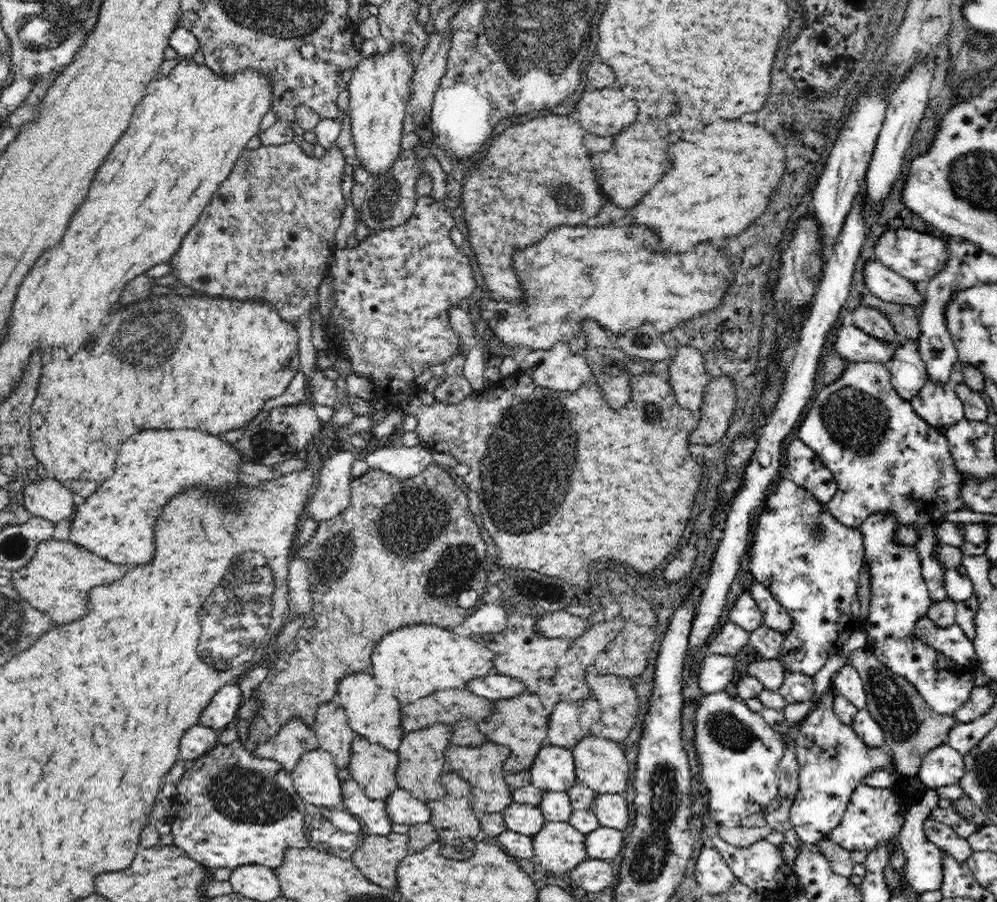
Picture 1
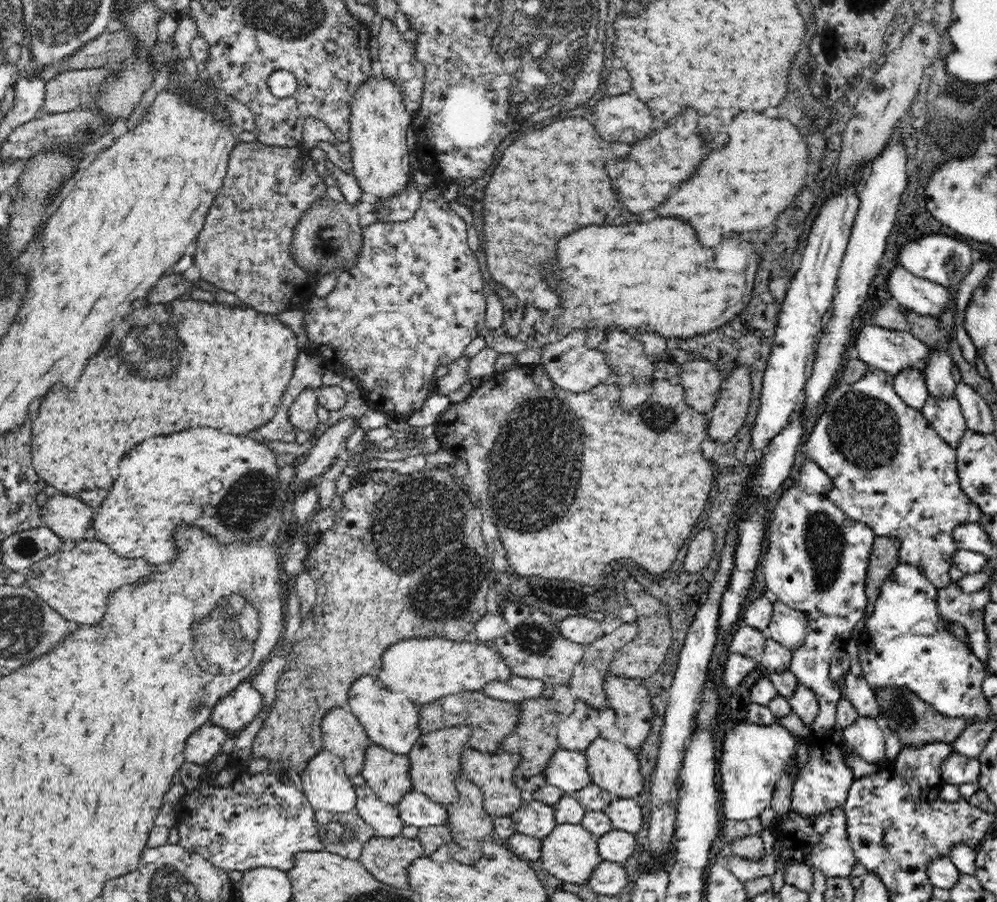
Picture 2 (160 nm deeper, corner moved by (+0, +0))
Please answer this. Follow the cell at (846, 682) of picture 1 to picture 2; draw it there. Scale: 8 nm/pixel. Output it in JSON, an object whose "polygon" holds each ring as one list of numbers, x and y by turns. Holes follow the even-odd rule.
{"polygon":[[851,641,847,642,844,649,850,655,850,670,842,678,841,696,856,708,860,717,871,717,881,721,880,708,874,696,873,687,866,683,859,663,859,646]]}

